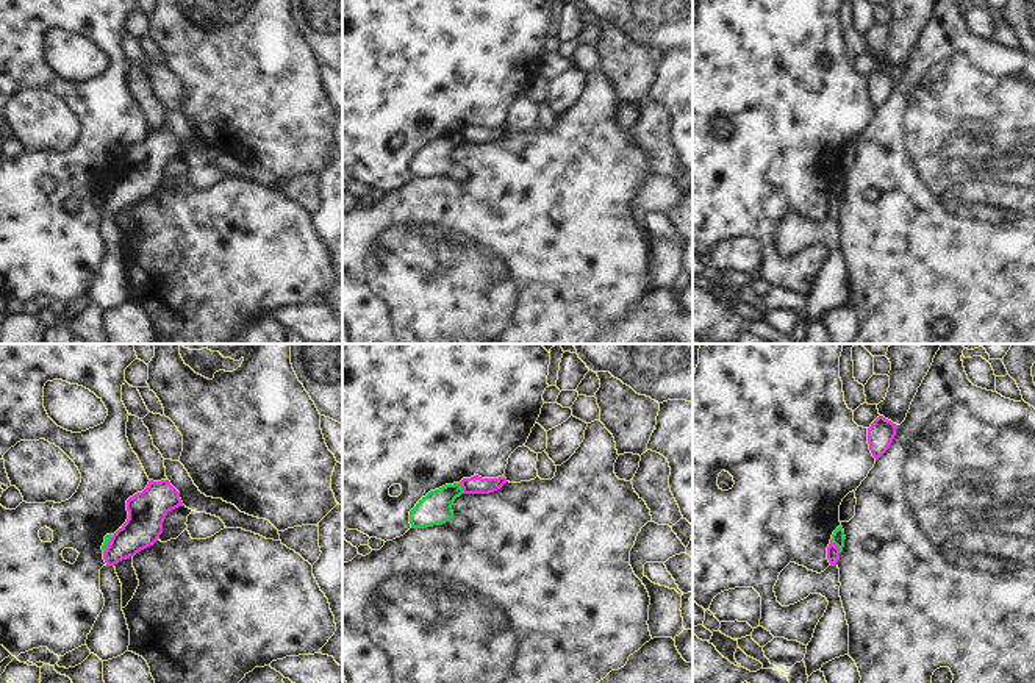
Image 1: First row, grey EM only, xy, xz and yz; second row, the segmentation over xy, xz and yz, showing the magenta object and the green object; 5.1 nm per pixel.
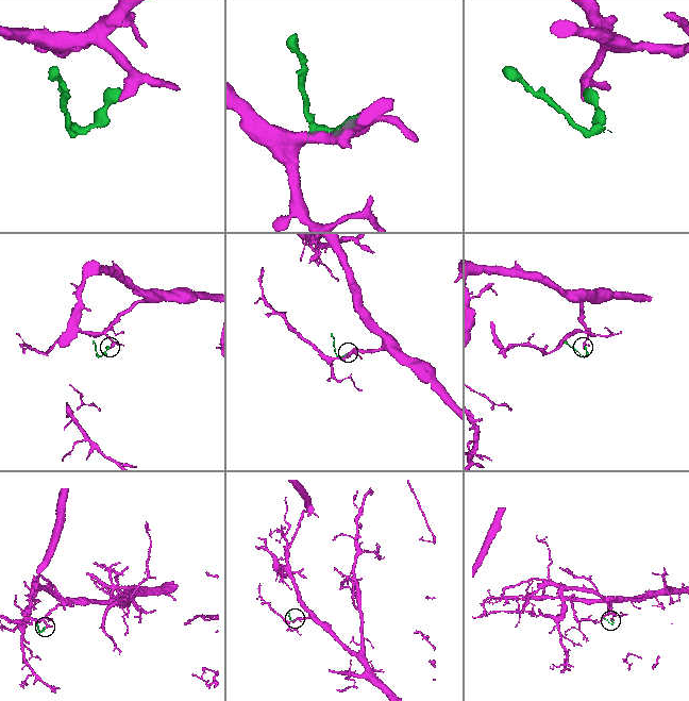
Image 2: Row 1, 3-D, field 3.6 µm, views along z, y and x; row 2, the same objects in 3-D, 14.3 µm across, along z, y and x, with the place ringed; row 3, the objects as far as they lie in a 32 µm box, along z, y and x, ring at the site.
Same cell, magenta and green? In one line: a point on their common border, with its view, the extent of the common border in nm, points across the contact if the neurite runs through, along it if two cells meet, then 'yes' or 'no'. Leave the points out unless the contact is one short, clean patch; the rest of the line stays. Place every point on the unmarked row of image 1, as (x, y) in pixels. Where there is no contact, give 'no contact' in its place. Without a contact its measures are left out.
yz (835, 196) | 90 nm | along yz (830, 189), (840, 202) | no

